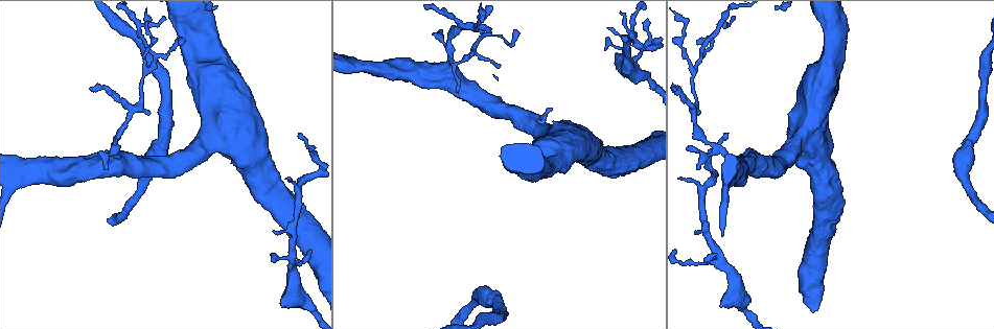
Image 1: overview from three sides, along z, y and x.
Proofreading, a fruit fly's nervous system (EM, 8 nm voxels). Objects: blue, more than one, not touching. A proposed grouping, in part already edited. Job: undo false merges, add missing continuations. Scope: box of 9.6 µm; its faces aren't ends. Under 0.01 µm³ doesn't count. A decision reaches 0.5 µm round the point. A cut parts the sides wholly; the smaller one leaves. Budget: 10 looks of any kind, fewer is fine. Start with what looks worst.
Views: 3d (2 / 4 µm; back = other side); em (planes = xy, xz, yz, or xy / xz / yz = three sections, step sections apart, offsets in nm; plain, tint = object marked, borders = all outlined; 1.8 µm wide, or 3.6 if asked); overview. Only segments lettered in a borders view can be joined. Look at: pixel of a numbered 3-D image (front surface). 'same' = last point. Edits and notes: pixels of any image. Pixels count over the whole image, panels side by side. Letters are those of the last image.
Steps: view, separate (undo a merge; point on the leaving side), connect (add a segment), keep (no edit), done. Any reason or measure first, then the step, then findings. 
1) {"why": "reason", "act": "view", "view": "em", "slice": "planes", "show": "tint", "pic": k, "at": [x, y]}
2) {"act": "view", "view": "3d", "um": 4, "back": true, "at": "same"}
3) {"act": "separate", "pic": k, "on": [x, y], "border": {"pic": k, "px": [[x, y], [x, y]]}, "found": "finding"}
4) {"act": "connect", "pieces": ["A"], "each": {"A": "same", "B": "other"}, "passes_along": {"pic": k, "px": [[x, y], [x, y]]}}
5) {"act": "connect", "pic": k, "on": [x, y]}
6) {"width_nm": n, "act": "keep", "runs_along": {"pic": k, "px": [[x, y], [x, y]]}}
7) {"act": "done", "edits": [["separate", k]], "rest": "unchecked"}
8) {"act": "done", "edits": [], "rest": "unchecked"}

{"act": "view", "view": "em", "slice": "yz", "step": 16, "show": "tint", "pic": 1, "at": [727, 264]}

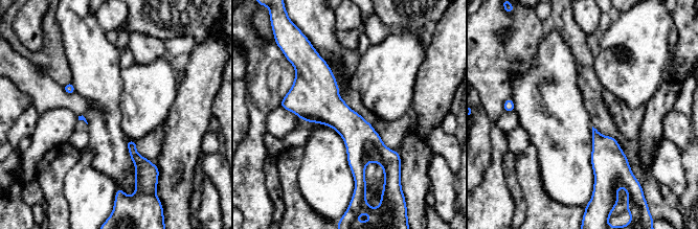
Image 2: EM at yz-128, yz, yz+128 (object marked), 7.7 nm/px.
{"act": "view", "view": "em", "slice": "planes", "show": "borders", "at": "same"}

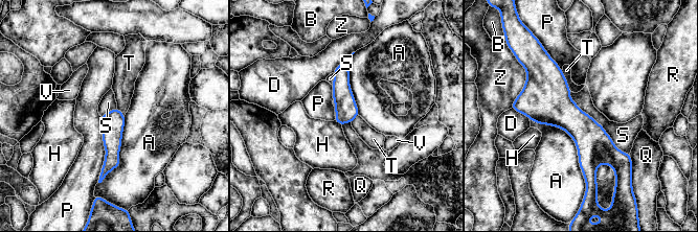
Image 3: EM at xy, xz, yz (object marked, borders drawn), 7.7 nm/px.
{"act": "keep", "each": {"A": "other", "B": "other", "D": "other", "H": "other", "P": "other", "Q": "other", "R": "other", "S": "other", "T": "other", "V": "other", "Z": "other"}, "runs_along": {"pic": 3, "px": [[116, 111], [112, 161], [103, 175]]}, "found": "one neuron here"}

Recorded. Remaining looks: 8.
{"why": "thick turns thin", "act": "view", "view": "em", "slice": "xy", "step": 4, "show": "tint", "pic": 1, "at": [963, 168]}

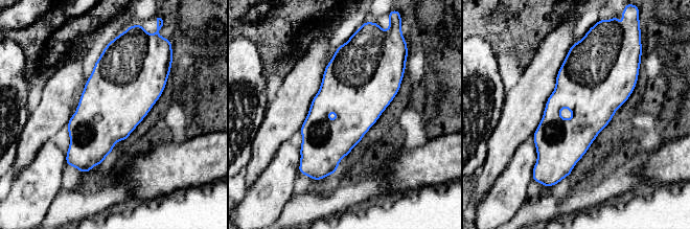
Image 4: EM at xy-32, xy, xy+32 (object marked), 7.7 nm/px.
{"act": "view", "view": "em", "slice": "planes", "show": "borders", "at": "same"}

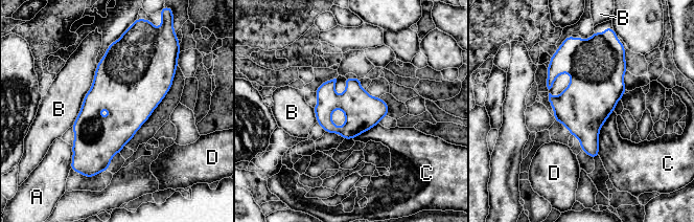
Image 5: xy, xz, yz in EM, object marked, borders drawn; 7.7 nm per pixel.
{"act": "keep", "each": {"A": "other", "B": "other", "C": "other", "D": "other"}, "border": {"pic": 5, "px": [[614, 111], [600, 130], [598, 155]]}, "found": "all the same neuron"}

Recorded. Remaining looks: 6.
{"why": "calibre changes", "act": "view", "view": "3d", "um": 4, "pic": 1, "at": [216, 137]}

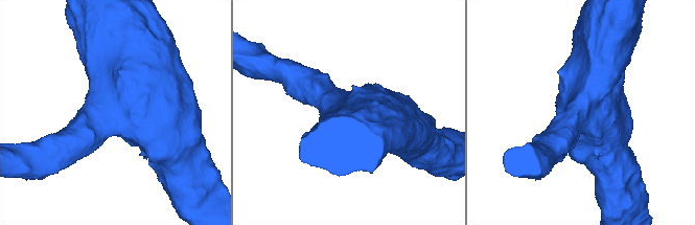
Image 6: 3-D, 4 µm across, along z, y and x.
{"act": "view", "view": "em", "um": 3.6, "slice": "planes", "show": "borders", "pic": 6, "at": [113, 116]}

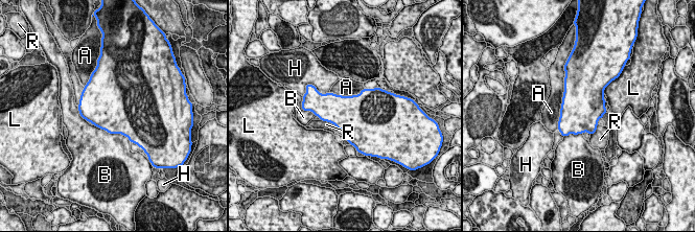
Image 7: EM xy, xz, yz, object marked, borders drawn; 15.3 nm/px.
{"act": "keep", "each": {"A": "other", "B": "other", "H": "other", "L": "other", "R": "other"}, "border": {"pic": 7, "px": [[320, 119], [329, 121], [337, 128]]}, "found": "one neuron here"}

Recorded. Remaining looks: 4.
{"why": "a narrow waist", "act": "view", "view": "em", "slice": "planes", "show": "borders", "pic": 1, "at": [691, 109]}

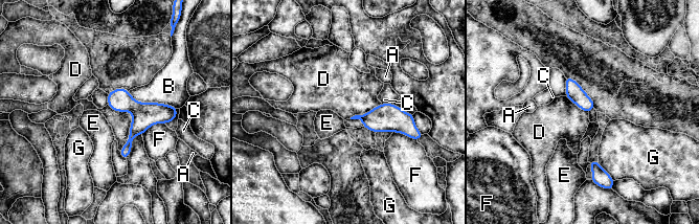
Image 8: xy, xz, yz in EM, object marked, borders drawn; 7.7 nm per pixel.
{"act": "keep", "each": {"A": "other", "B": "other", "C": "other", "D": "other", "E": "other", "F": "other", "G": "other"}, "runs_along": {"pic": 8, "px": [[110, 95], [142, 113], [174, 115]]}, "found": "one neuron here"}

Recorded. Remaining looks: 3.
{"act": "done", "edits": [], "rest": "unchecked"}

